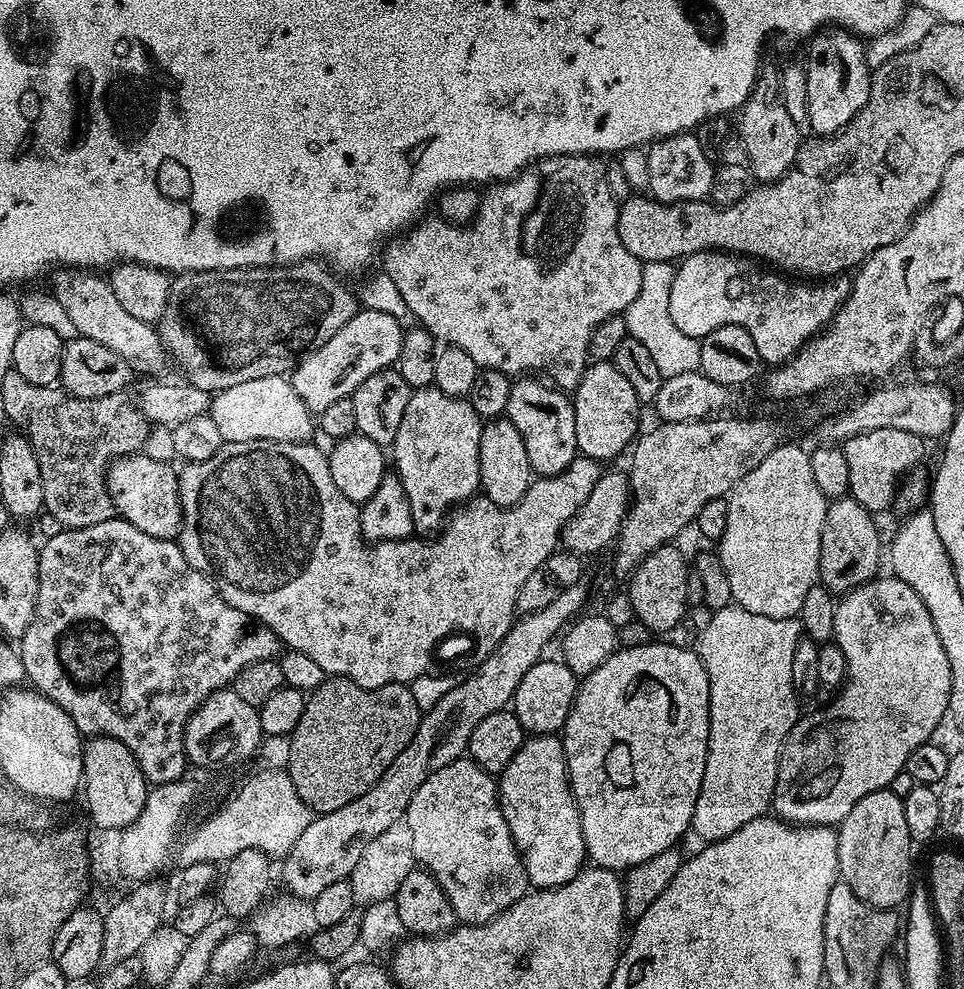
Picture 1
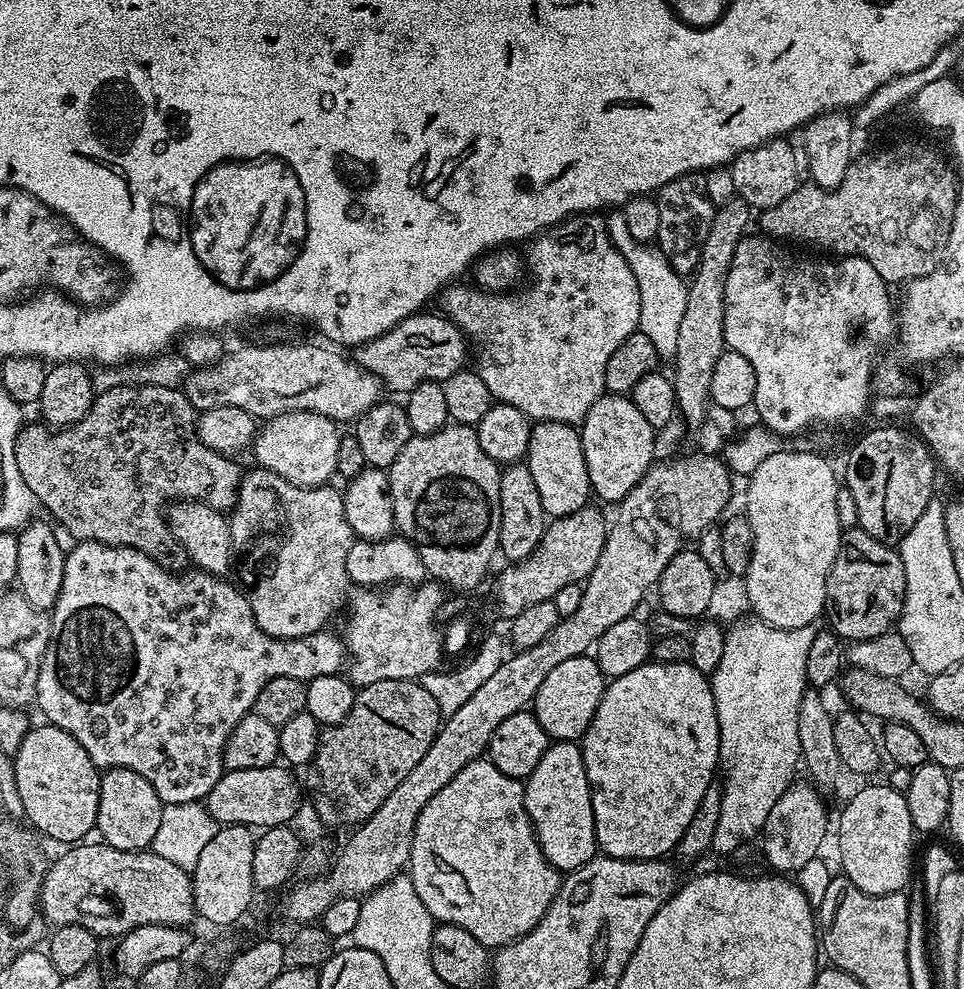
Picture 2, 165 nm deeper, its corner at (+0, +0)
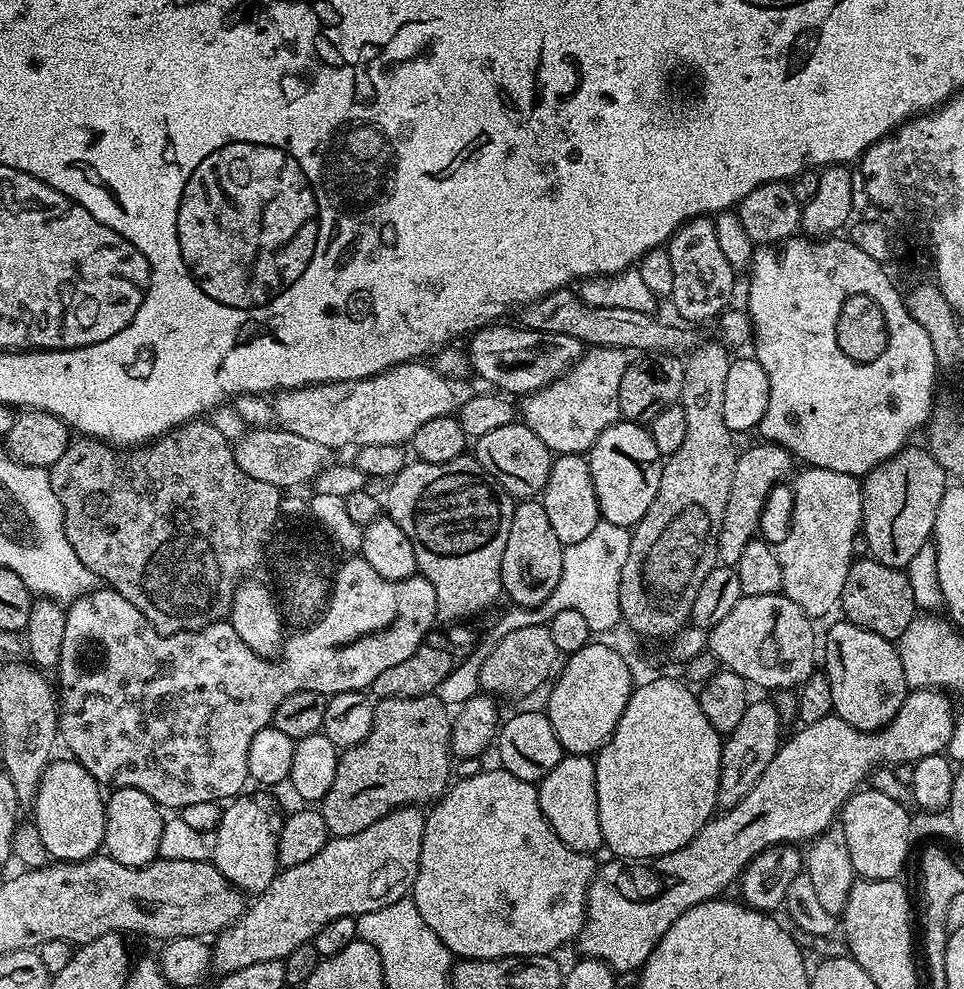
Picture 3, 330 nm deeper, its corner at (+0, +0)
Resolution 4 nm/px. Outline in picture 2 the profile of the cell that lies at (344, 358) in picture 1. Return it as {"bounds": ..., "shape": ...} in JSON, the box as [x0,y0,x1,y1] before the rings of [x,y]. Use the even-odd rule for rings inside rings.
{"bounds":[354,310,469,394],"shape":[[[421,310],[407,316],[398,326],[383,332],[378,338],[359,345],[354,359],[365,372],[372,372],[394,391],[407,394],[427,380],[445,381],[465,367],[469,341],[457,324],[443,315]]]}

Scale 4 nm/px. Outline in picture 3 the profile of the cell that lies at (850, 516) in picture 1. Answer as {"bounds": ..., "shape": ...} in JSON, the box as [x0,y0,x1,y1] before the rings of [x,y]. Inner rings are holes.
{"bounds":[838,558,918,642],"shape":[[[871,558],[853,559],[846,574],[846,582],[842,586],[838,608],[839,611],[844,611],[841,612],[843,619],[850,621],[851,624],[862,626],[893,642],[899,641],[906,626],[910,626],[910,622],[918,615],[914,590],[910,590],[907,571],[882,566],[882,562]]]}

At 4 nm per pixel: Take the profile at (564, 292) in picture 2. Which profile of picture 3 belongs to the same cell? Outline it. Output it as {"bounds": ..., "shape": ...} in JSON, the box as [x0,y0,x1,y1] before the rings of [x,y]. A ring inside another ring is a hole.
{"bounds":[518,346,630,456],"shape":[[[592,346],[564,375],[537,392],[529,392],[518,404],[522,422],[553,454],[574,456],[587,453],[594,446],[598,434],[621,419],[618,406],[618,386],[622,386],[622,374],[630,356],[623,348]]]}

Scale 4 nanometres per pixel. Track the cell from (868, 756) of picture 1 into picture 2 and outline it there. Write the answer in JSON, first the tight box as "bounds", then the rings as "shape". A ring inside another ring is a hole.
{"bounds":[762,783,828,874],"shape":[[[793,783],[774,802],[770,814],[766,817],[762,841],[764,856],[768,859],[769,869],[780,874],[796,874],[810,859],[814,859],[824,844],[824,835],[828,832],[828,812],[824,809],[825,797],[811,783]]]}

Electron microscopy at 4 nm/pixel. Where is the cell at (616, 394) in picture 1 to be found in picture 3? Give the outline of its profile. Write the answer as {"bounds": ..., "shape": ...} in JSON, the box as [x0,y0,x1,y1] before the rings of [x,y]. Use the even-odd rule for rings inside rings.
{"bounds":[586,418,662,529],"shape":[[[621,418],[598,434],[586,459],[601,517],[606,522],[614,522],[614,526],[631,529],[644,517],[646,510],[650,510],[658,494],[662,457],[658,446],[654,446],[651,431],[644,424]]]}

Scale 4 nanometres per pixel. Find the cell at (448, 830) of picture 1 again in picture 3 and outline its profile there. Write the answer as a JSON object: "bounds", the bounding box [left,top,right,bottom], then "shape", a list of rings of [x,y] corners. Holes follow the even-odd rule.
{"bounds":[410,766,598,960],"shape":[[[493,766],[489,772],[481,770],[472,777],[457,779],[444,795],[431,805],[430,811],[424,821],[422,854],[410,898],[418,906],[418,914],[426,918],[426,926],[430,926],[434,934],[438,934],[438,938],[448,947],[453,957],[466,960],[501,960],[507,956],[550,956],[559,953],[558,950],[563,944],[568,944],[571,940],[573,943],[579,937],[581,930],[584,929],[588,911],[588,887],[596,877],[598,864],[597,861],[592,861],[595,859],[589,853],[566,846],[566,842],[562,842],[562,838],[554,834],[554,830],[542,814],[537,785],[522,778],[514,778],[514,774],[510,774],[506,769]]]}

